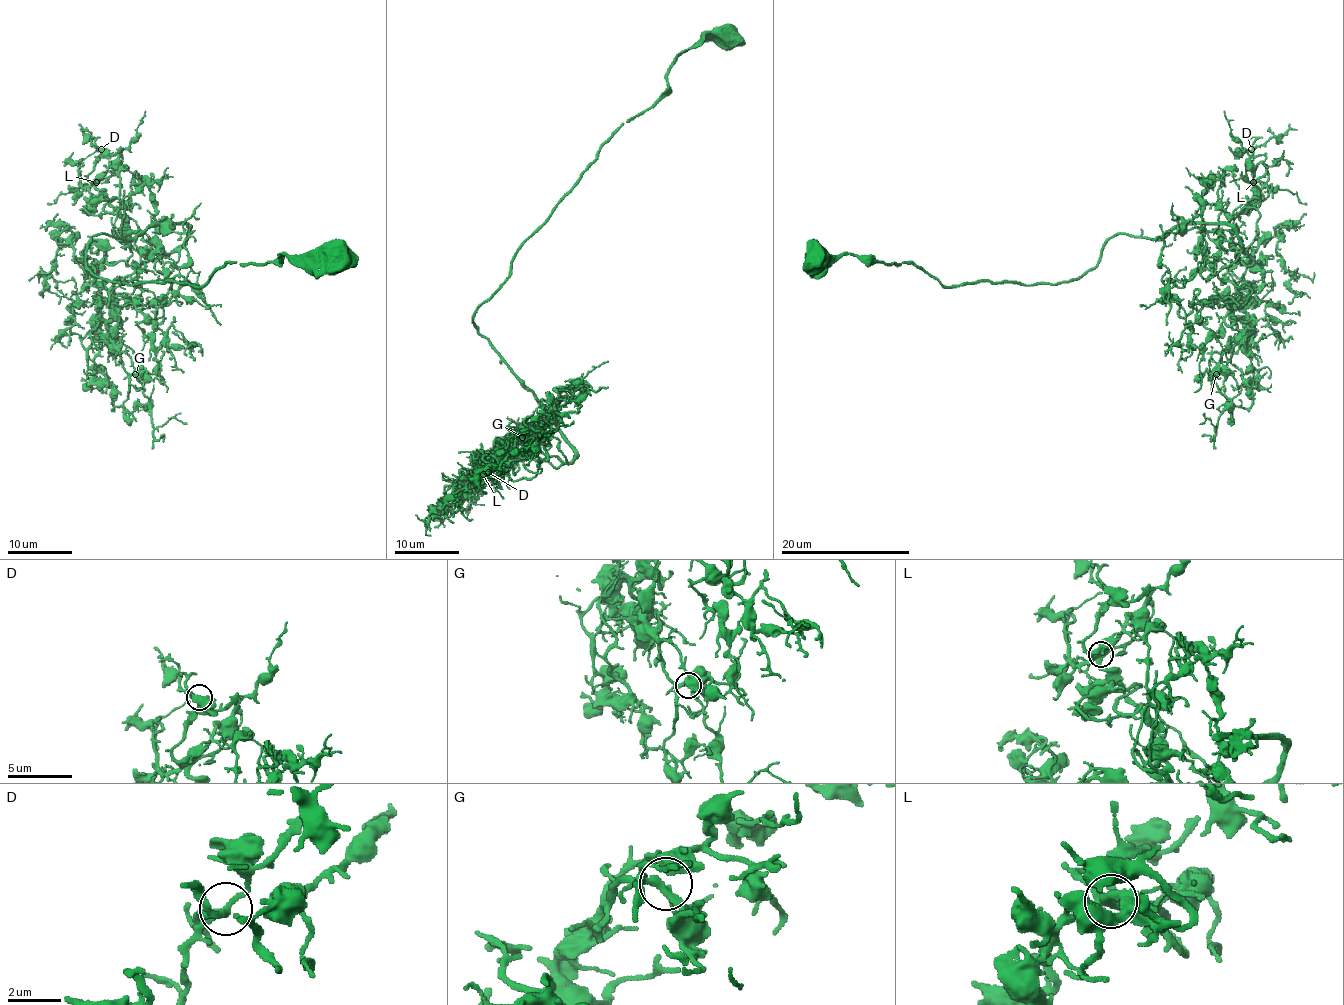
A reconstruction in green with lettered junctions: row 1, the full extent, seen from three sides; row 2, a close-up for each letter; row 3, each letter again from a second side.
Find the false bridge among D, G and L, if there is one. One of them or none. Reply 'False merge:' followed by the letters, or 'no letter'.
False merge: no letter

